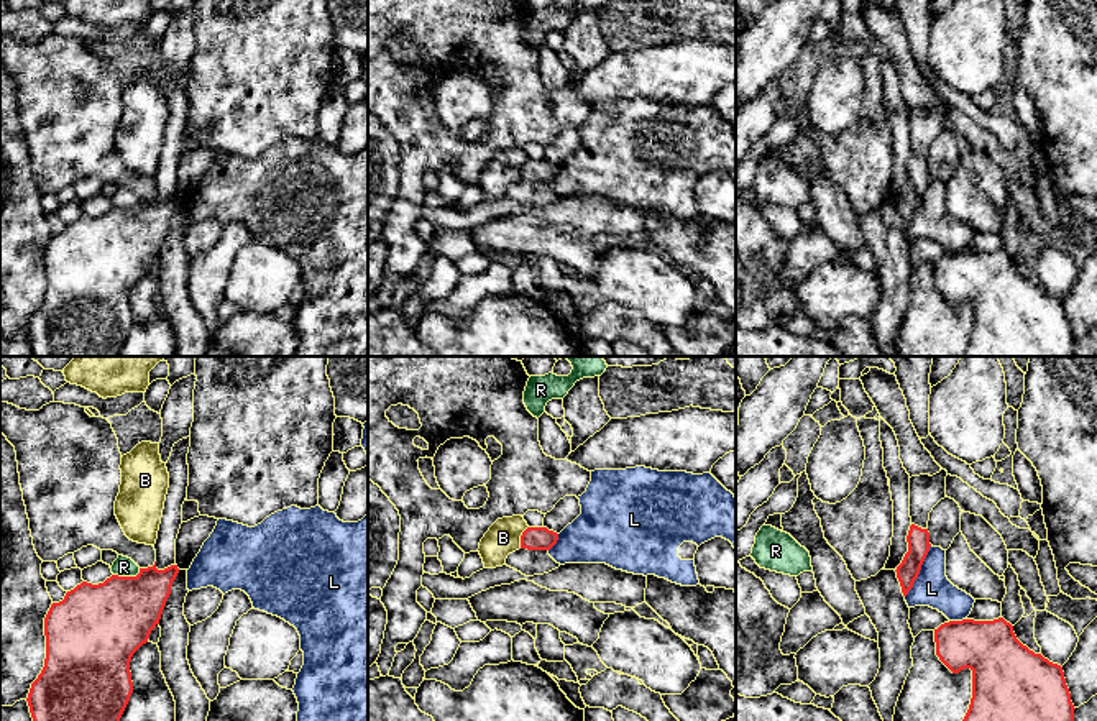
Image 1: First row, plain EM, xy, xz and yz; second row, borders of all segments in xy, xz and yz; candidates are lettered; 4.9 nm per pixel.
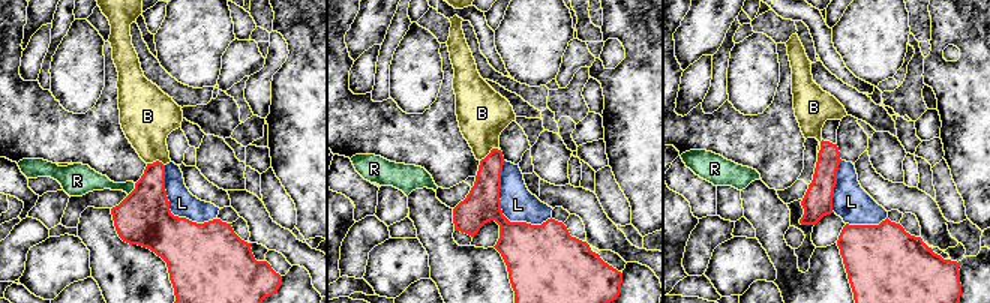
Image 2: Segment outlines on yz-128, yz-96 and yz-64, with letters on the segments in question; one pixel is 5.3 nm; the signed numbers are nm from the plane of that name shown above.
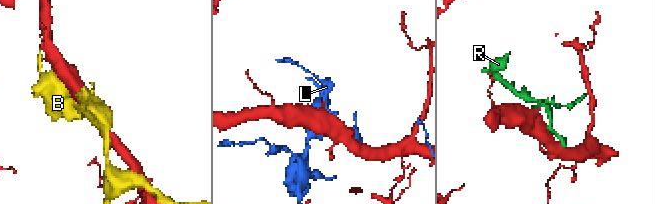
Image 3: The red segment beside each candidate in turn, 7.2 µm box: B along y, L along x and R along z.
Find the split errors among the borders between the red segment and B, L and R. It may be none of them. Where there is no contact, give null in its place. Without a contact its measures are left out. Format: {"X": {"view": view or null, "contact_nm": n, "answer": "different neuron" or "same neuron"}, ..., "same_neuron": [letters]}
{"B": {"view": "xz", "contact_nm": 120, "answer": "different neuron"}, "L": {"view": "yz", "contact_nm": 280, "answer": "different neuron"}, "R": {"view": "xy", "contact_nm": 140, "answer": "different neuron"}, "same_neuron": []}

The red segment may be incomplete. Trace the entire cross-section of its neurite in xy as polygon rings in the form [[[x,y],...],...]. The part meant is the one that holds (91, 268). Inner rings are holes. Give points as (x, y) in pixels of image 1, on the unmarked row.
[[[154,194],[153,199],[140,200],[140,205],[136,209],[112,207],[110,210],[107,210],[103,215],[99,217],[82,214],[74,222],[67,223],[62,233],[51,237],[44,250],[44,268],[46,268],[44,299],[38,307],[38,310],[31,315],[26,330],[33,350],[33,356],[118,356],[120,355],[120,350],[133,325],[133,314],[130,304],[131,289],[143,276],[148,274],[151,263],[159,256],[163,241],[171,227],[172,214],[176,212],[177,205],[179,205],[177,197],[171,197],[164,202],[158,202]]]

